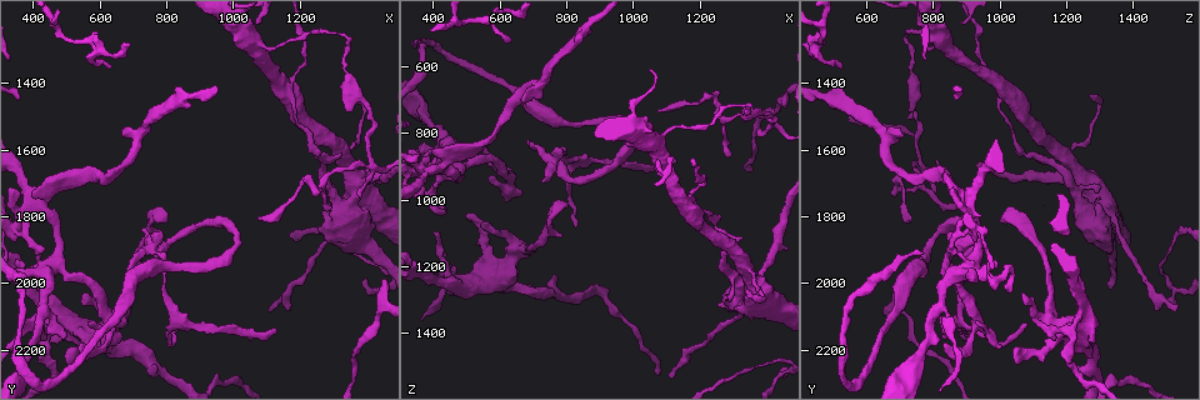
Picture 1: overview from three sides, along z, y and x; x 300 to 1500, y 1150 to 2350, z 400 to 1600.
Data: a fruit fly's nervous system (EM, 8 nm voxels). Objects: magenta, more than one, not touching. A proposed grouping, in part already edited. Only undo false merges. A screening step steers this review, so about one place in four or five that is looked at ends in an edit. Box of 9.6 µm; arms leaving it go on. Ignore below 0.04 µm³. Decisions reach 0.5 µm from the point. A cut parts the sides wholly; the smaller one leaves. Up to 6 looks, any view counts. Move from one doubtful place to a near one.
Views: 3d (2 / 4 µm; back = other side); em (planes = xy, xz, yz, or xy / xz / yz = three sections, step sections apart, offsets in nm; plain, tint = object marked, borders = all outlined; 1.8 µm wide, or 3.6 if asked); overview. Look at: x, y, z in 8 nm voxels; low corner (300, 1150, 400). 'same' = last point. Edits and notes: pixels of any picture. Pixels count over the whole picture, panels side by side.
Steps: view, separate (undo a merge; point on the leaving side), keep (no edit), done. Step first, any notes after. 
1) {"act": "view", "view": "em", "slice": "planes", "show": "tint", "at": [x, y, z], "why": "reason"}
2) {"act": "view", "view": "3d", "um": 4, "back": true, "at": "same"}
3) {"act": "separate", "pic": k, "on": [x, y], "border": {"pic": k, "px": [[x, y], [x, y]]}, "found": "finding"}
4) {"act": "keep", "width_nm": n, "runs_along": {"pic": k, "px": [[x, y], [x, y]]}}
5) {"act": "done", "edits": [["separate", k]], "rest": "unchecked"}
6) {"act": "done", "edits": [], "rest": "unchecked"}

{"act": "view", "view": "em", "slice": "planes", "show": "tint", "at": [490, 2090, 1250], "why": "abrupt turn"}

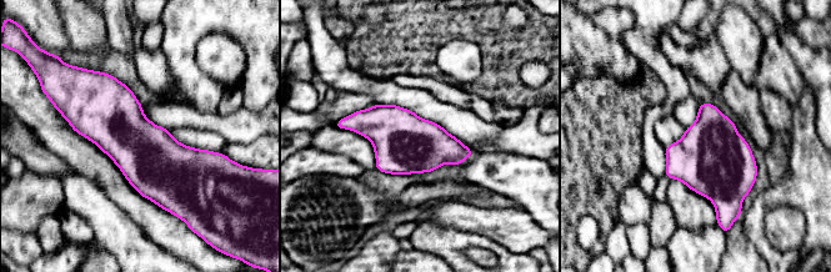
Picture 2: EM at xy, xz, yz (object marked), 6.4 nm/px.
{"act": "keep", "width_nm": 400, "found": "one neuron here"}

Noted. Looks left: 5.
{"act": "view", "view": "em", "um": 3.6, "slice": "planes", "show": "tint", "at": [660, 2090, 690], "why": "sudden change in width"}

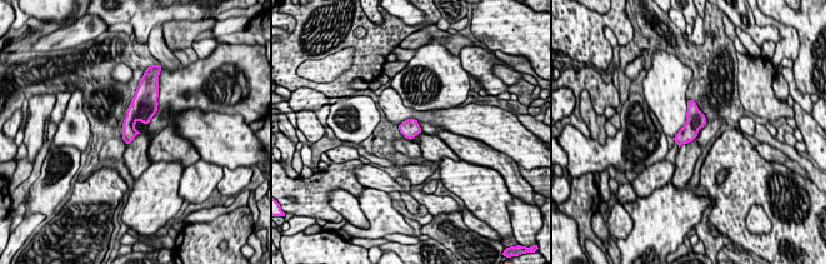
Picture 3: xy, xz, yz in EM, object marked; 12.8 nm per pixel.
{"act": "keep", "found": "one neuron here"}

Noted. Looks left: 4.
{"act": "view", "view": "em", "um": 3.6, "slice": "planes", "show": "tint", "at": [1340, 1320, 740], "why": "sharp bend"}

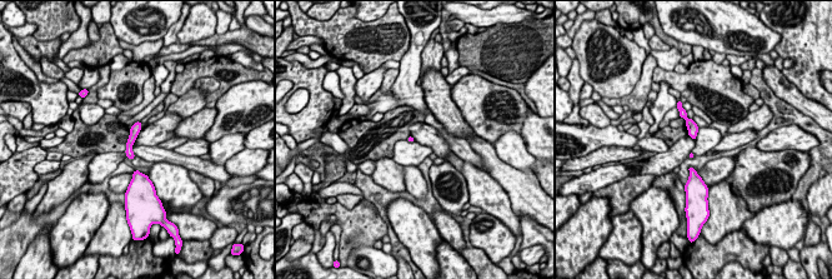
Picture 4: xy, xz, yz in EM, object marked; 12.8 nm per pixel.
{"act": "keep", "runs_along": {"pic": 4, "px": [[138, 124], [129, 144], [130, 155]]}, "found": "continuous, no second neuron"}

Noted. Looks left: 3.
{"act": "done", "edits": [], "rest": "unchecked"}

